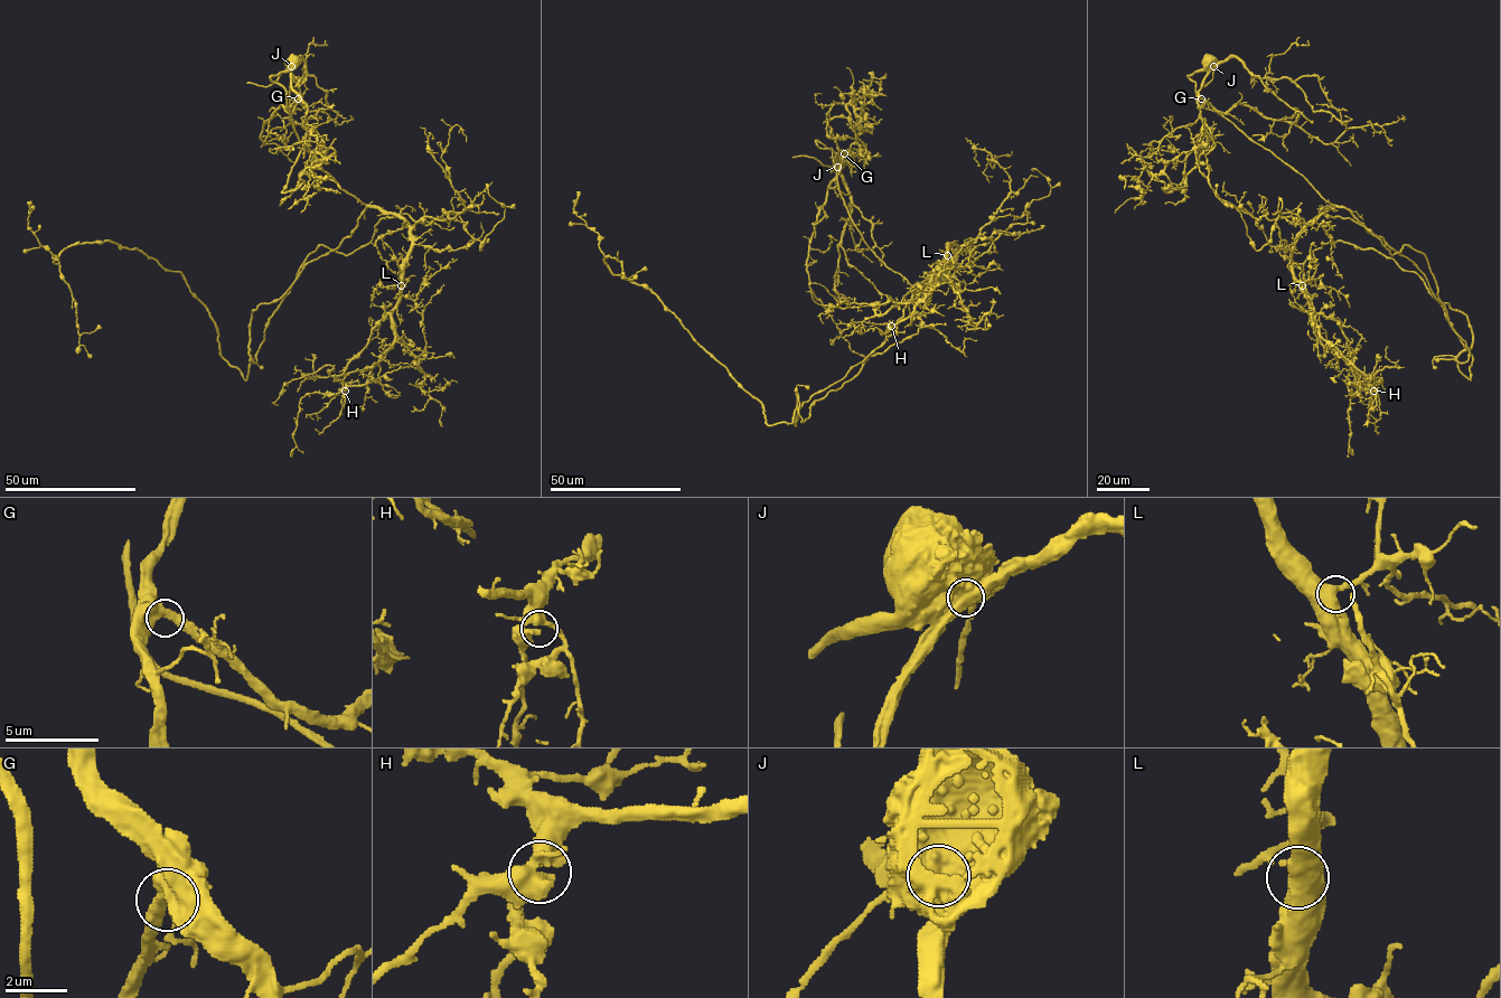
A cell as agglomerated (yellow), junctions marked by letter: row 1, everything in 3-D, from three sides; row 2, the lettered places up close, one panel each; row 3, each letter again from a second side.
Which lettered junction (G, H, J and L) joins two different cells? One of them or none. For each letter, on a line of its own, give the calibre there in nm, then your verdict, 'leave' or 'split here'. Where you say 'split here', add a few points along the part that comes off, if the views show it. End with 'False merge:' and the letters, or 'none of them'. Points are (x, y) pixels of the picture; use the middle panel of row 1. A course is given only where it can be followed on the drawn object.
G: 550 nm | leave
H: 400 nm | leave
J: 1200 nm | split here | (836, 166), (836, 154), (842, 151), (843, 162), (827, 189), (809, 244), (809, 285), (850, 349), (863, 355)
L: 550 nm | leave
False merge: J

